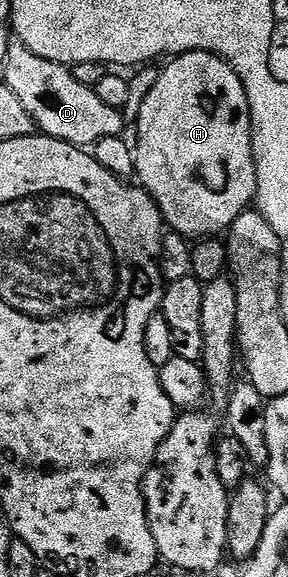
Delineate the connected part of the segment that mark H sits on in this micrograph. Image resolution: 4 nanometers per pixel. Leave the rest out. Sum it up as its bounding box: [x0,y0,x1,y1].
[133,50,257,240]

